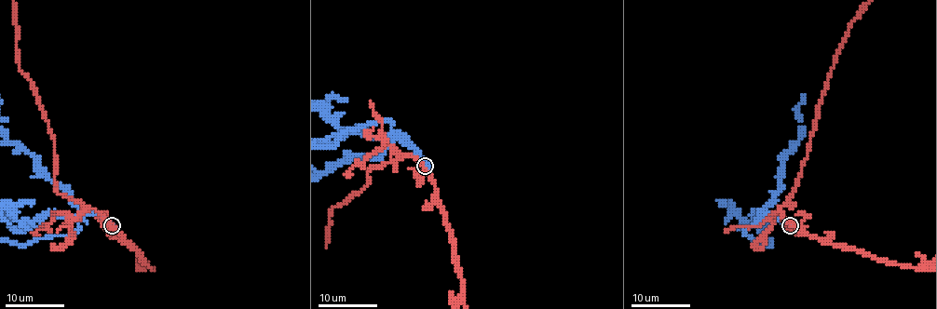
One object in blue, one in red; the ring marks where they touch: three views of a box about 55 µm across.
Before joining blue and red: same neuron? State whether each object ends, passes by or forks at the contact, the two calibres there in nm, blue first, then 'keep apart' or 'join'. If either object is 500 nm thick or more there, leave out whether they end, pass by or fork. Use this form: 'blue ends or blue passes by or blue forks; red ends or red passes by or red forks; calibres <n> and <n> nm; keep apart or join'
calibres 600 and 400 nm; keep apart

